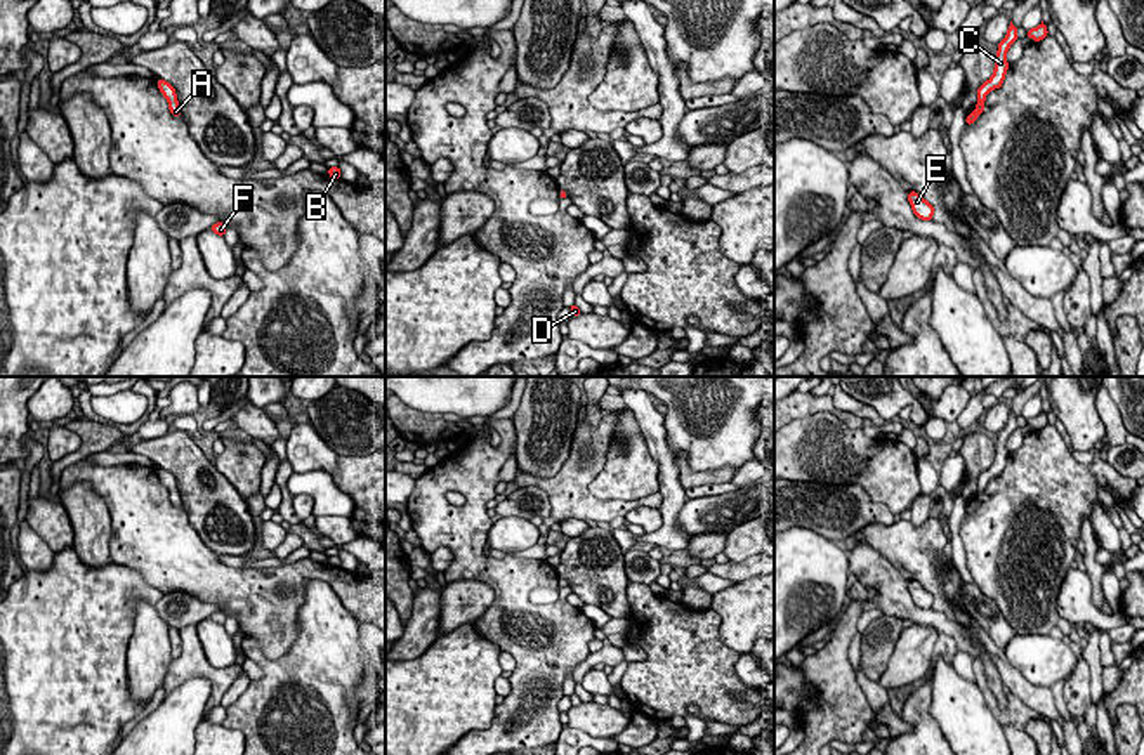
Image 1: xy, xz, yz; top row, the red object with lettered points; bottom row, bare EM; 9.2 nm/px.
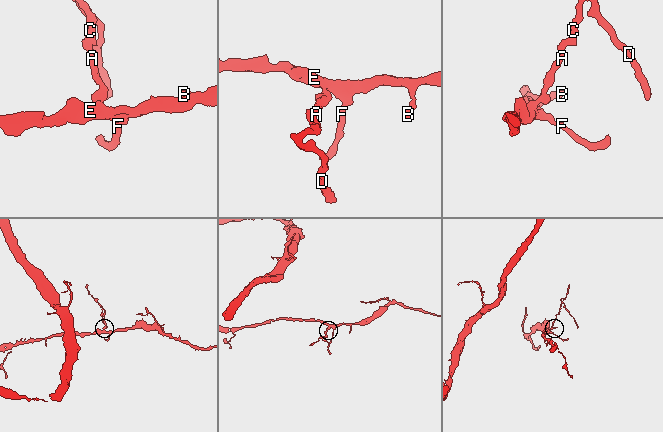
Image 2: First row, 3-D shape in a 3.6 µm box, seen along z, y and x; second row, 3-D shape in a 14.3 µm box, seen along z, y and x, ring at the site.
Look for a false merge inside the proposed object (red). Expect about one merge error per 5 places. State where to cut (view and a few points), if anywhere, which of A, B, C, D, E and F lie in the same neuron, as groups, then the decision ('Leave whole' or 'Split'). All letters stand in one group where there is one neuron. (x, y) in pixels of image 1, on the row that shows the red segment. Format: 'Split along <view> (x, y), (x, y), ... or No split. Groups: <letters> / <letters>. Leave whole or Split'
No split. Groups: A B C D E F. Leave whole

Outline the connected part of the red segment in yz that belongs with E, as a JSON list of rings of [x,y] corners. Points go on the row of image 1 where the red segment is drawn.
[[[910,191],[908,193],[908,201],[913,208],[913,213],[922,219],[922,220],[932,220],[934,215],[934,207],[925,201],[918,193]]]

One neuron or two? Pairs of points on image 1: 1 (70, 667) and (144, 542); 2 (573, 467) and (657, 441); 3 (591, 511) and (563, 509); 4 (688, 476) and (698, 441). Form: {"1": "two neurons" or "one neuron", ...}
{"1": "two neurons", "2": "two neurons", "3": "one neuron", "4": "two neurons"}

